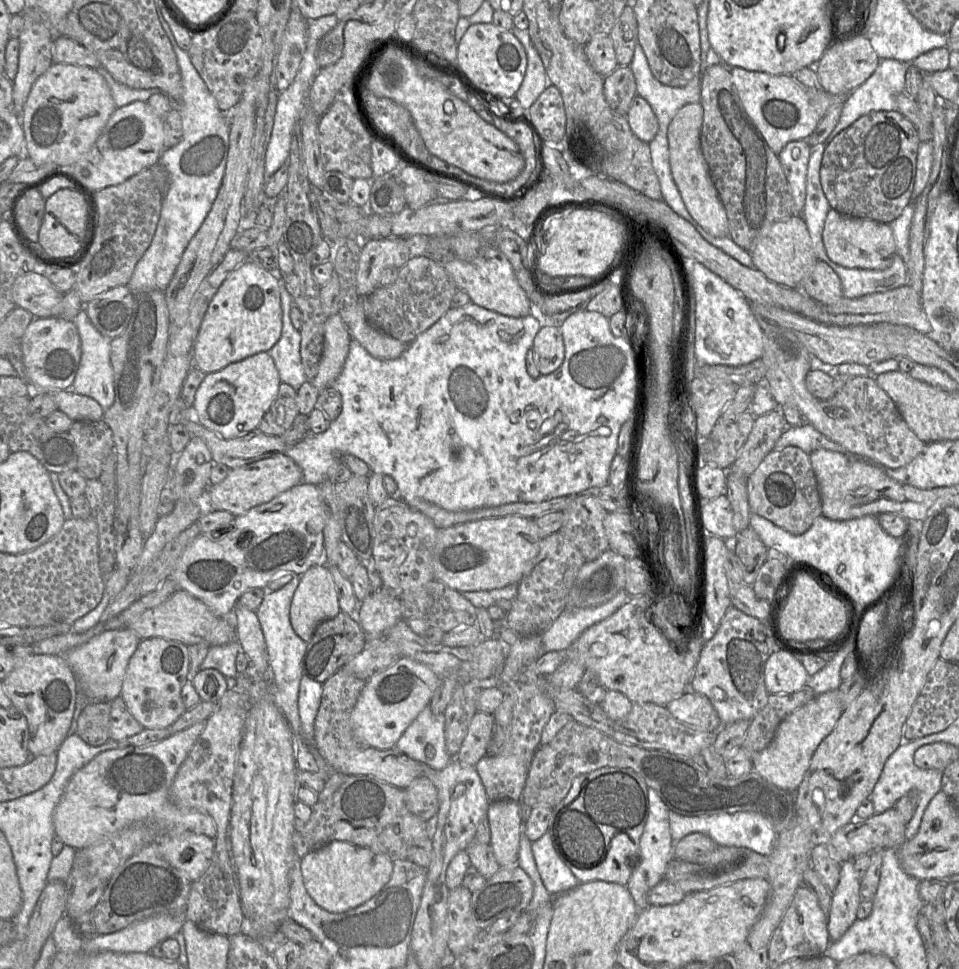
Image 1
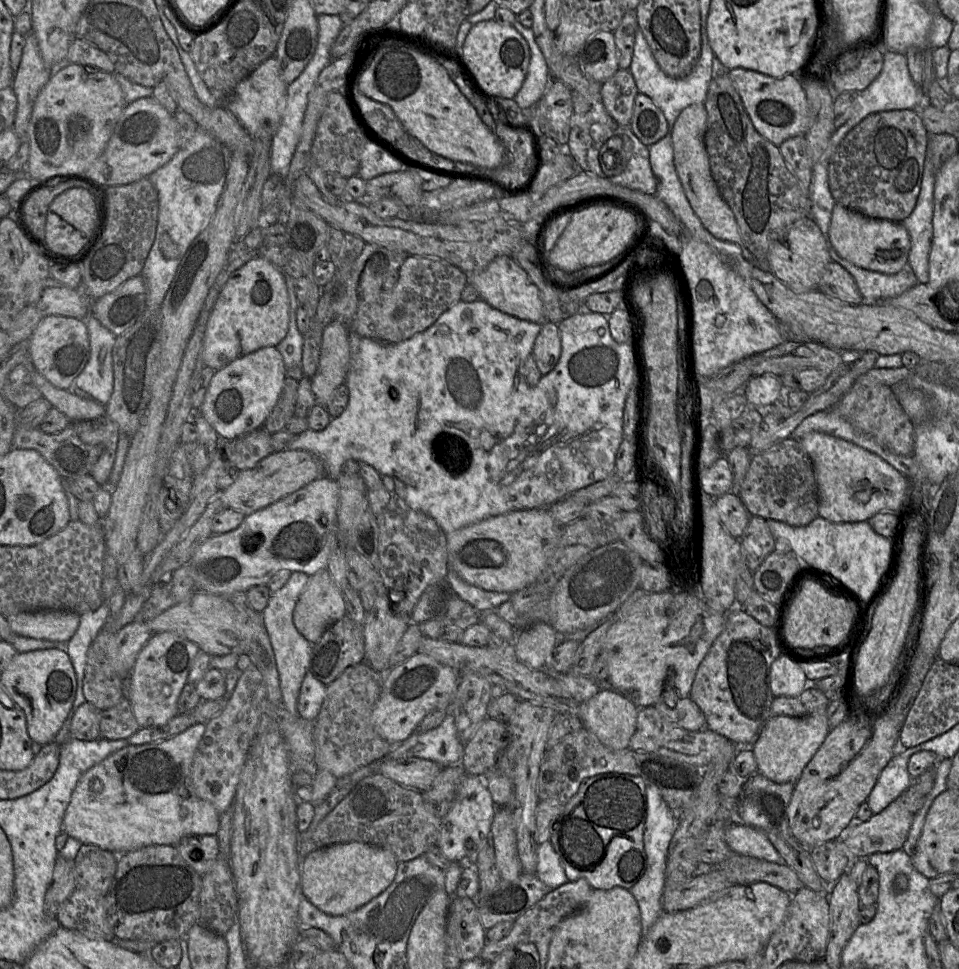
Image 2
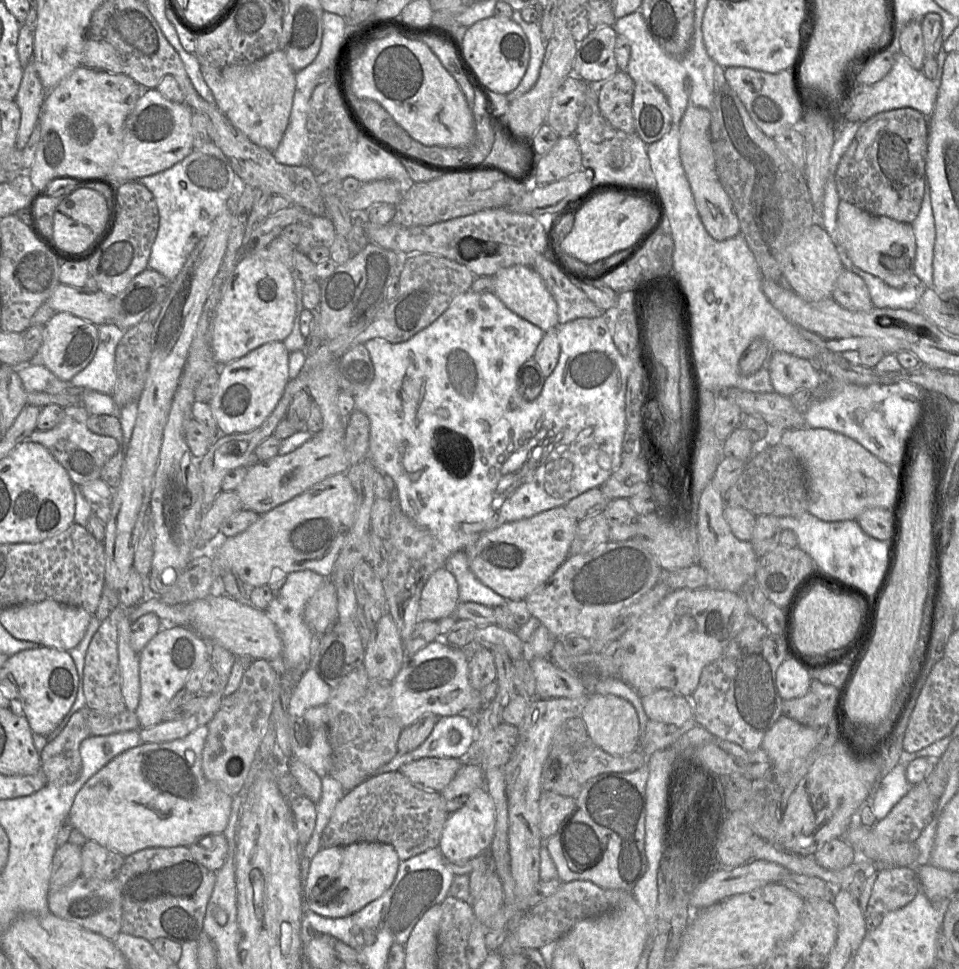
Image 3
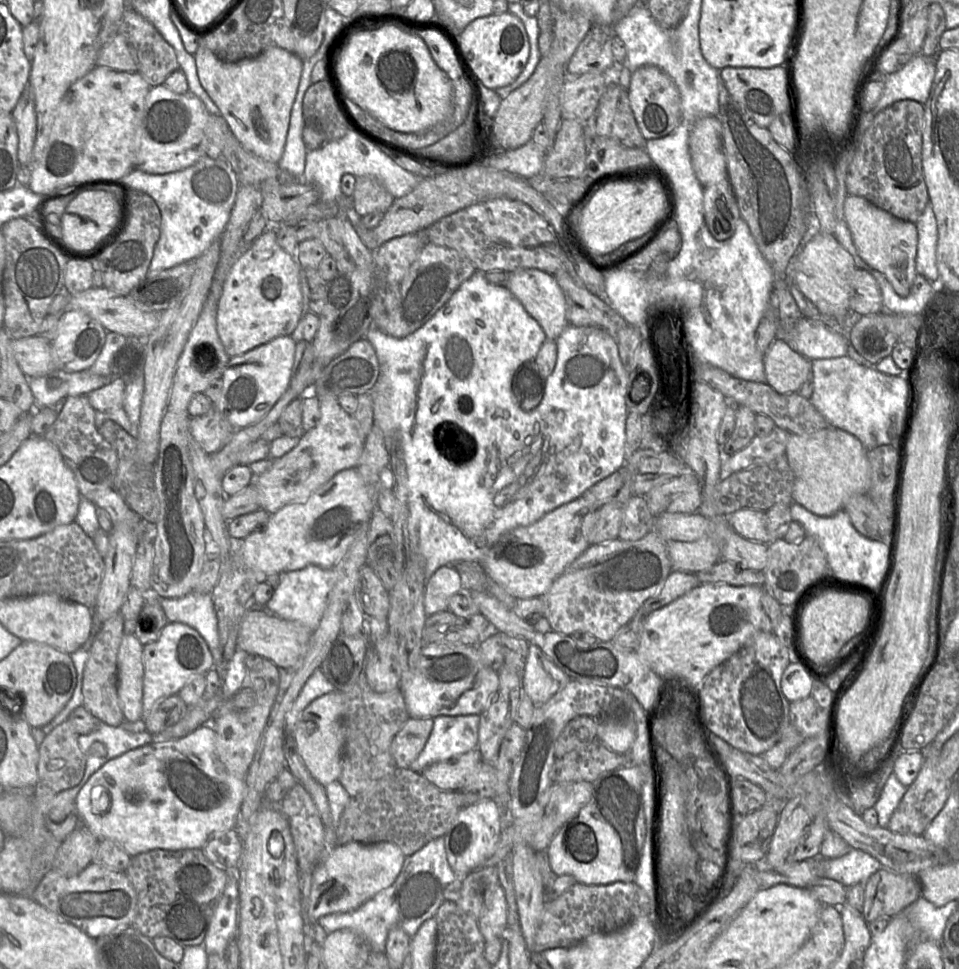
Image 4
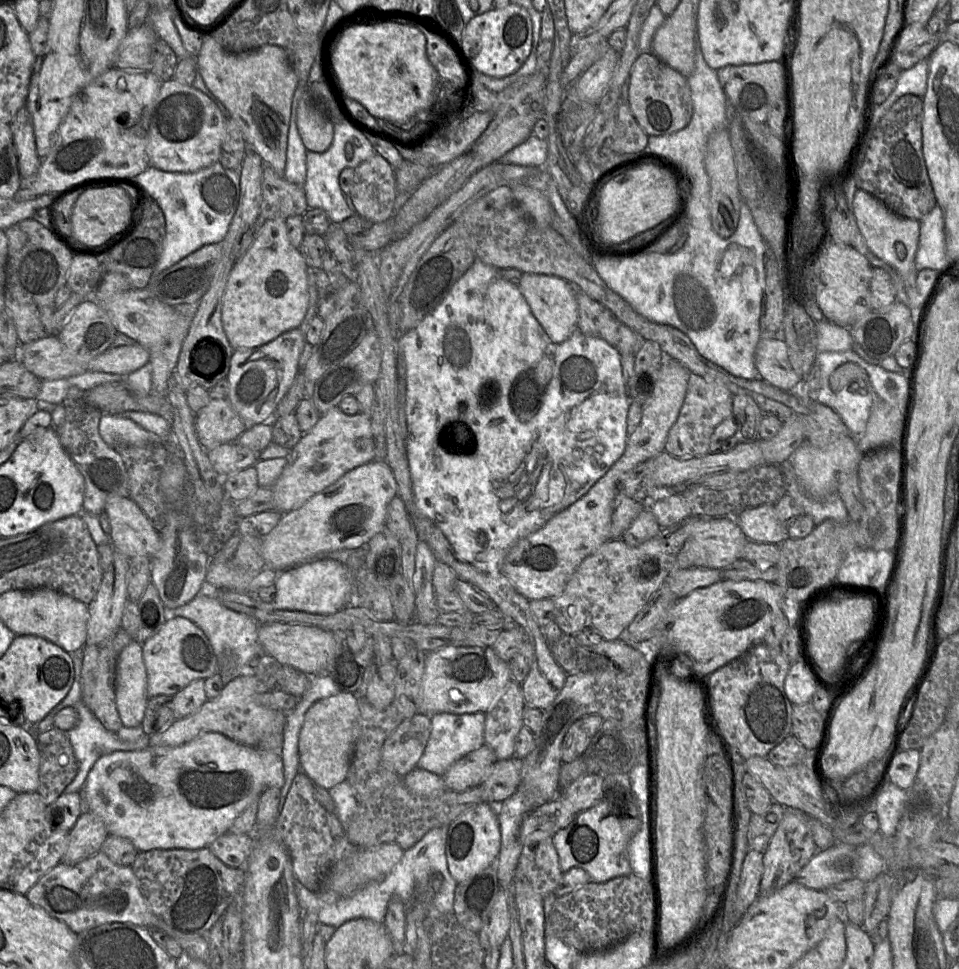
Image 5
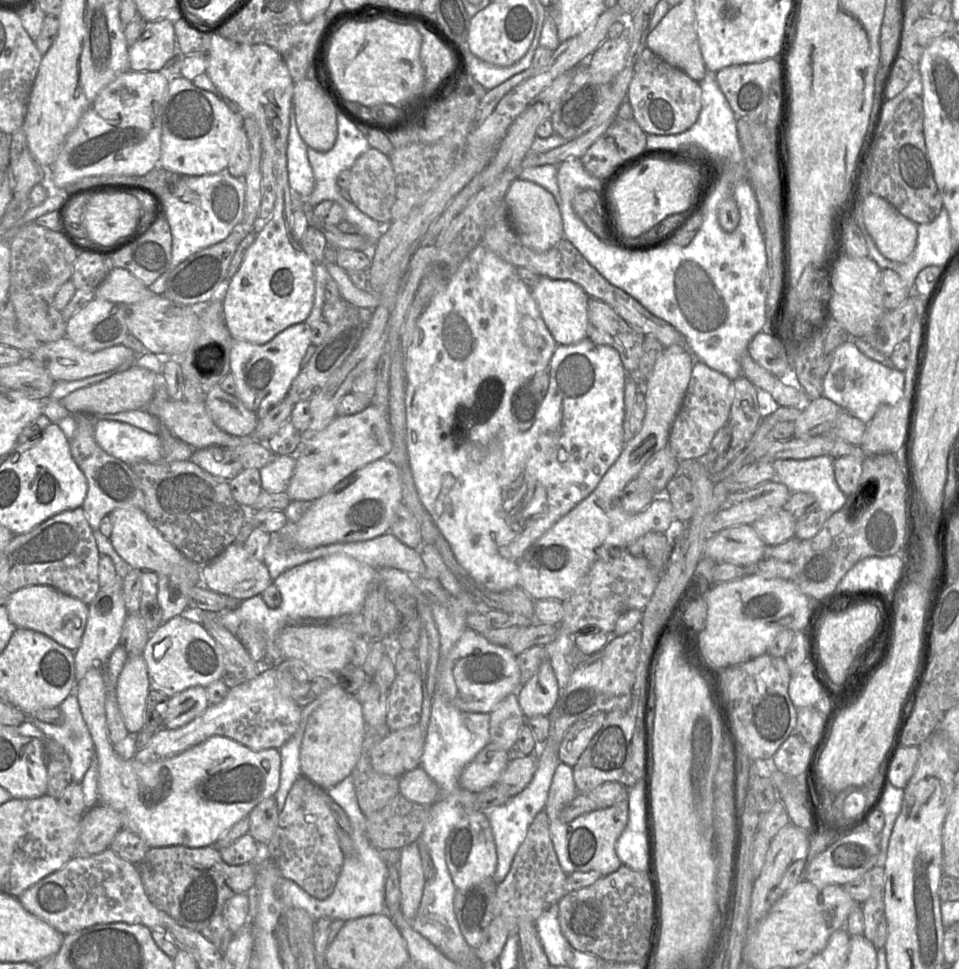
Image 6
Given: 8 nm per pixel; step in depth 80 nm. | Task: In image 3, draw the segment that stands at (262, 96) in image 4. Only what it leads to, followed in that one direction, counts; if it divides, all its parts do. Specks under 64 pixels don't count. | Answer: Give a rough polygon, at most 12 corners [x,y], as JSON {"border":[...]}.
{"border":[[281,50],[223,68],[201,64],[218,109],[274,152],[296,72]]}

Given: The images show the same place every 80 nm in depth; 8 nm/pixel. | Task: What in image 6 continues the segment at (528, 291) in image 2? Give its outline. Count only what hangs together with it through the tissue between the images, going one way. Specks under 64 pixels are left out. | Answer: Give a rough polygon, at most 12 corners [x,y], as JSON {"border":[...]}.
{"border":[[570,280],[531,288],[558,344],[587,338],[590,297]]}

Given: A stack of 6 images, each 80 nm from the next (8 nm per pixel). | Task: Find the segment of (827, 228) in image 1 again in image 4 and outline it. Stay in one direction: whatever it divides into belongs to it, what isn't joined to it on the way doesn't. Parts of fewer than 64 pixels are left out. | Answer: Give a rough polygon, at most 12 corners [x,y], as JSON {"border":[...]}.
{"border":[[848,195],[844,219],[860,257],[908,296],[916,224]]}

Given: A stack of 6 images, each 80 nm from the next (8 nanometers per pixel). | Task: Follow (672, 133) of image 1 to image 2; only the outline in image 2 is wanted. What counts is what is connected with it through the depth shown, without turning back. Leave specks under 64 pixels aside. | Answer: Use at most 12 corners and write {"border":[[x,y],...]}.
{"border":[[704,104],[681,111],[674,163],[689,203],[717,239],[745,246],[704,143]]}

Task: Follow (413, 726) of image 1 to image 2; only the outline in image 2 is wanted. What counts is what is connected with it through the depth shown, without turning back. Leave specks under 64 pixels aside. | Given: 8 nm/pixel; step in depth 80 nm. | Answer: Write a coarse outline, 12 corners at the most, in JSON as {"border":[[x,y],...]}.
{"border":[[454,717],[414,731],[386,757],[461,767],[465,744]]}

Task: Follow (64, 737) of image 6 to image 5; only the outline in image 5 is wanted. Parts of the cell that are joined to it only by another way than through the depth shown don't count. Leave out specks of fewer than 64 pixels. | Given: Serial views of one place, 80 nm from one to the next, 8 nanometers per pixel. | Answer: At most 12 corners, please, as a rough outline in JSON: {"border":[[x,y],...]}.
{"border":[[83,702],[67,730],[78,772],[63,793],[80,792],[97,759],[149,746],[122,741]]}

